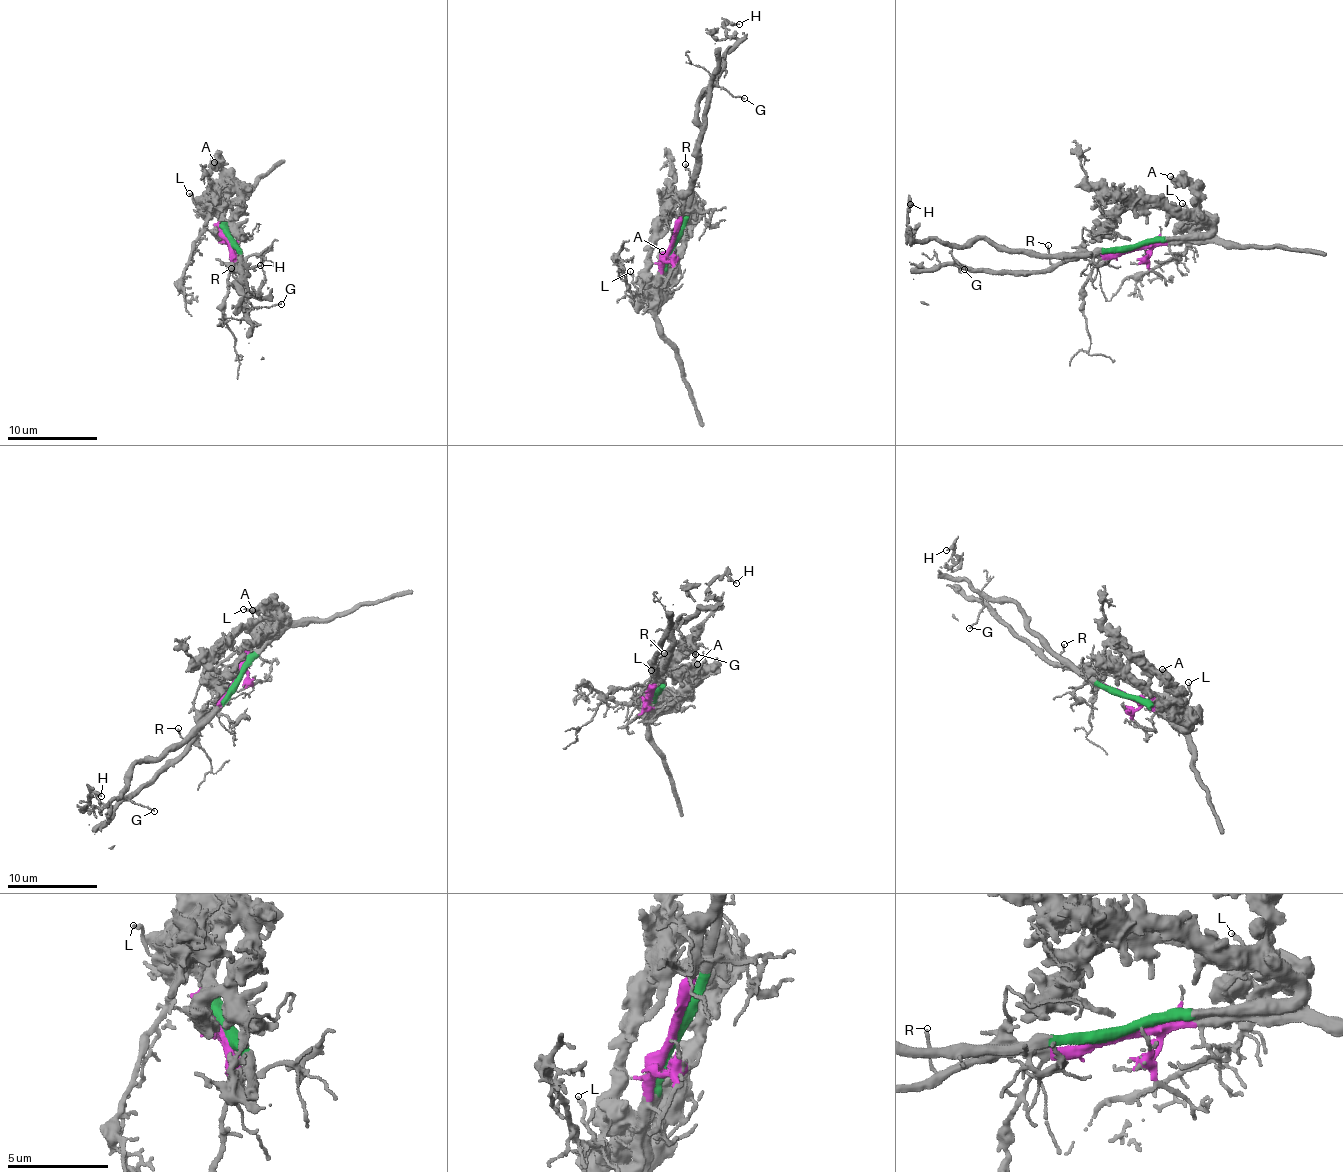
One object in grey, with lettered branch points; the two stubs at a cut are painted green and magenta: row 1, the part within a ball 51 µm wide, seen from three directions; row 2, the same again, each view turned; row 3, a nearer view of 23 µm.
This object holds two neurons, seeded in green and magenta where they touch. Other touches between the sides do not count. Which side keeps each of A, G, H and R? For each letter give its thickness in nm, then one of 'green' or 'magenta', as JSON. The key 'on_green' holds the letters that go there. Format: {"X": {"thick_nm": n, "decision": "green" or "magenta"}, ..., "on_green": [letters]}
{"A": {"thick_nm": 440, "decision": "green"}, "G": {"thick_nm": 110, "decision": "magenta"}, "H": {"thick_nm": 200, "decision": "green"}, "R": {"thick_nm": 140, "decision": "magenta"}, "on_green": ["A", "H"]}

